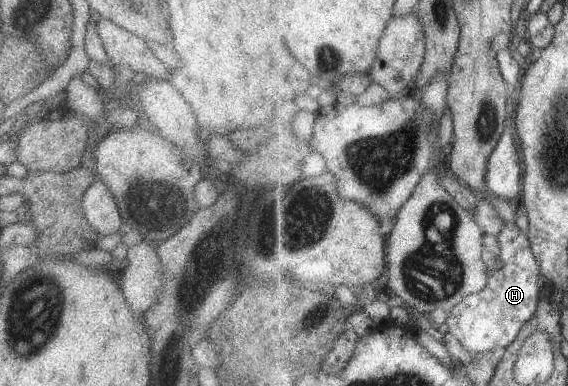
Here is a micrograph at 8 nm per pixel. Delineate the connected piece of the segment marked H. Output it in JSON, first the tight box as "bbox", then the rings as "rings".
{"bbox":[446,222,541,357],"rings":[[[508,222],[504,226],[503,232],[498,236],[499,244],[502,248],[502,259],[506,266],[489,270],[489,282],[485,290],[472,294],[465,301],[460,302],[453,310],[447,313],[446,324],[449,333],[458,340],[462,350],[466,350],[468,355],[475,357],[478,354],[488,354],[498,348],[505,350],[518,338],[522,328],[538,313],[538,306],[541,303],[540,274],[541,267],[533,254],[533,248],[526,232],[522,232],[515,222]]]}

